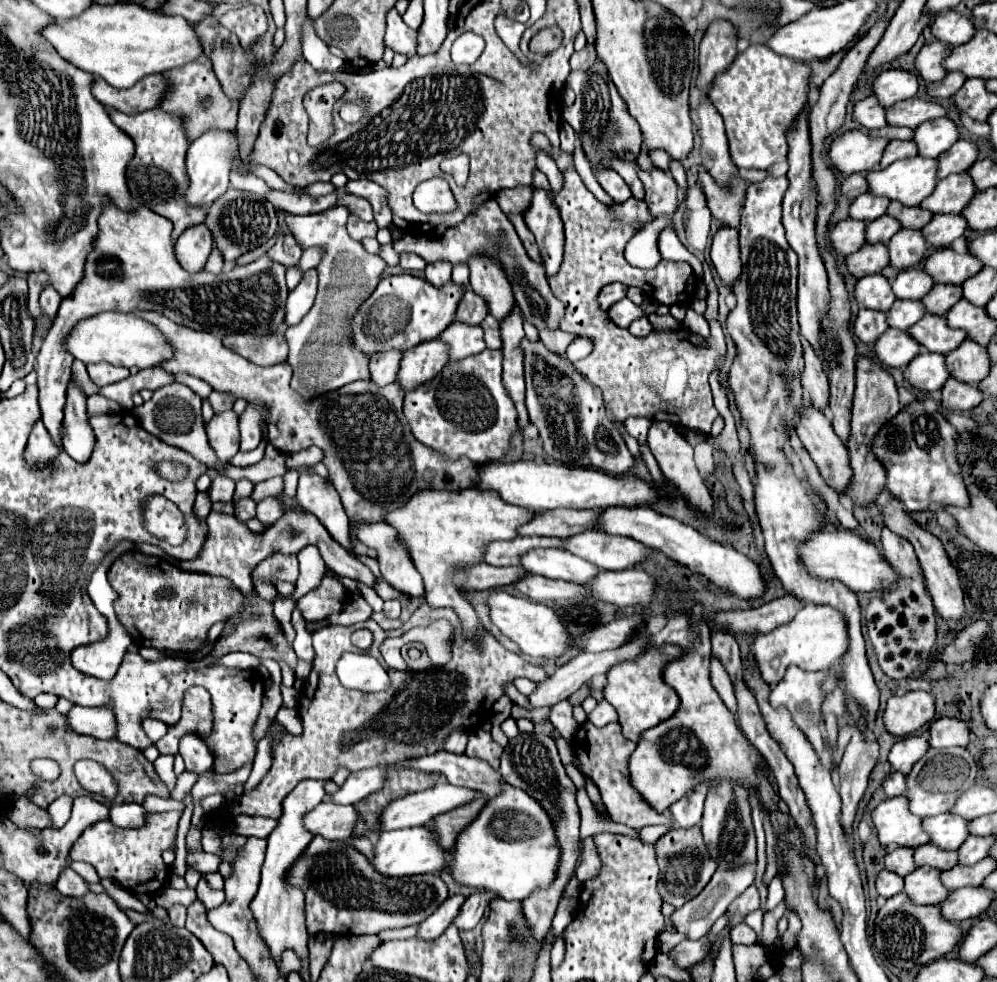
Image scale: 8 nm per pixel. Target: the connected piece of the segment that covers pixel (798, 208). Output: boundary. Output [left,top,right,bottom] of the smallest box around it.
[783,108,829,354]

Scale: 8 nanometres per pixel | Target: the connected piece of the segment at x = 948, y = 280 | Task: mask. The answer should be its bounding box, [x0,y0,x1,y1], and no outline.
[923,248,981,286]

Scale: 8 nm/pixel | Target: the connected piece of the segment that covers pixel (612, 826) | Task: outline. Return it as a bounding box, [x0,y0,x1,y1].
[576,788,639,855]

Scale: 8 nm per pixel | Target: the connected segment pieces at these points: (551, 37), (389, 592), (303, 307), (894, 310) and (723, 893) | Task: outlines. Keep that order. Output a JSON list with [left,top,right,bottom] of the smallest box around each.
[[531,26,561,54],[373,580,408,607],[285,268,317,326],[887,300,925,330],[669,864,755,940]]

